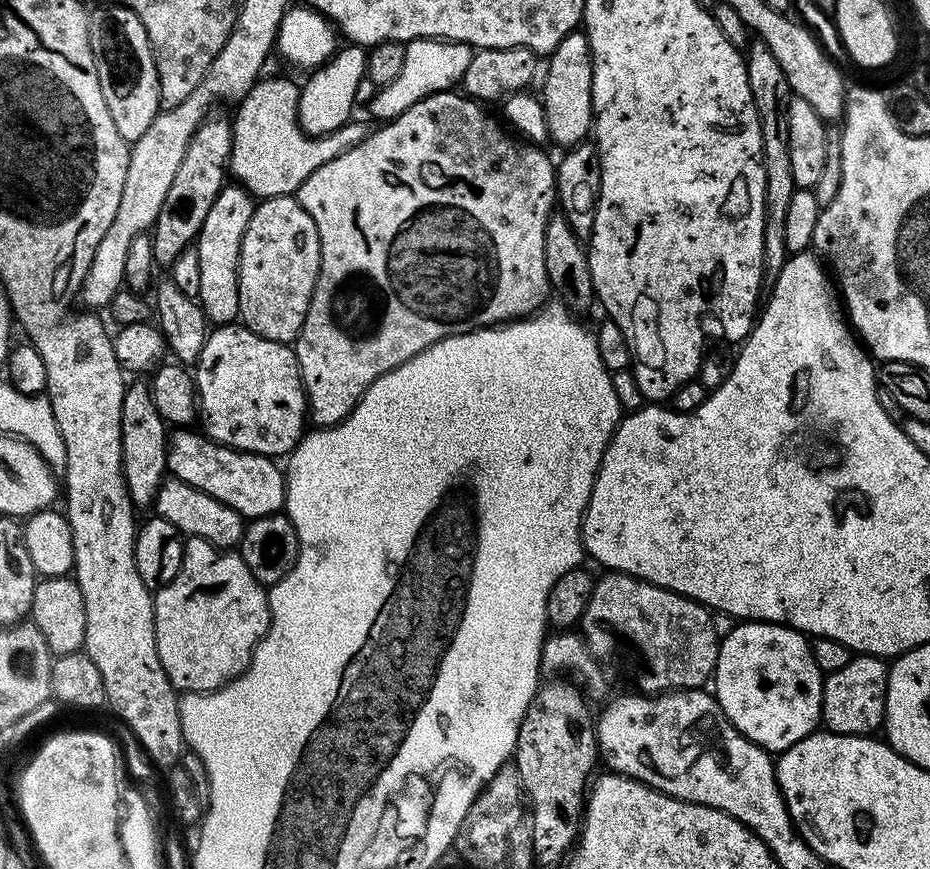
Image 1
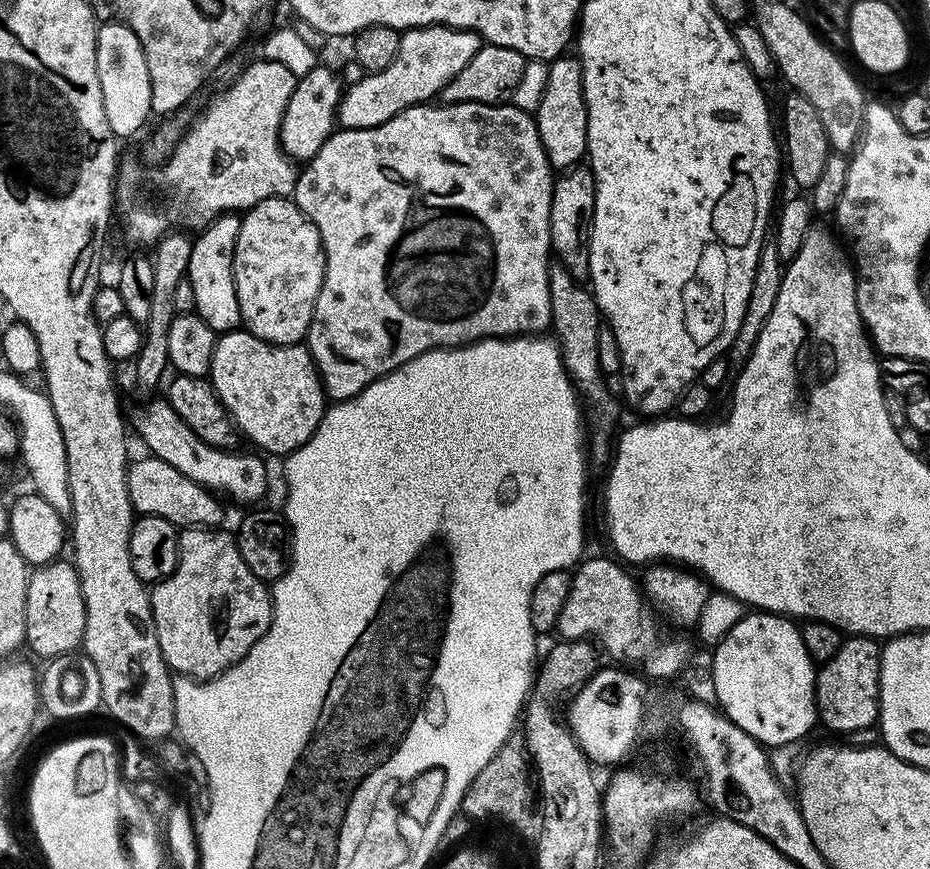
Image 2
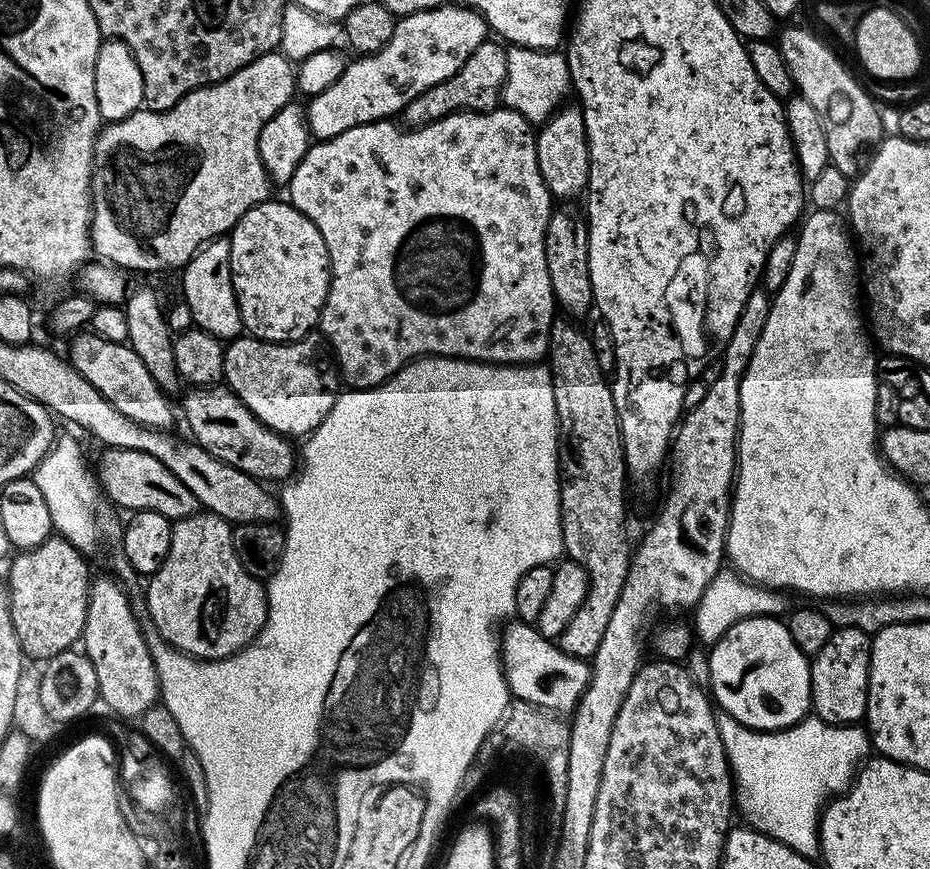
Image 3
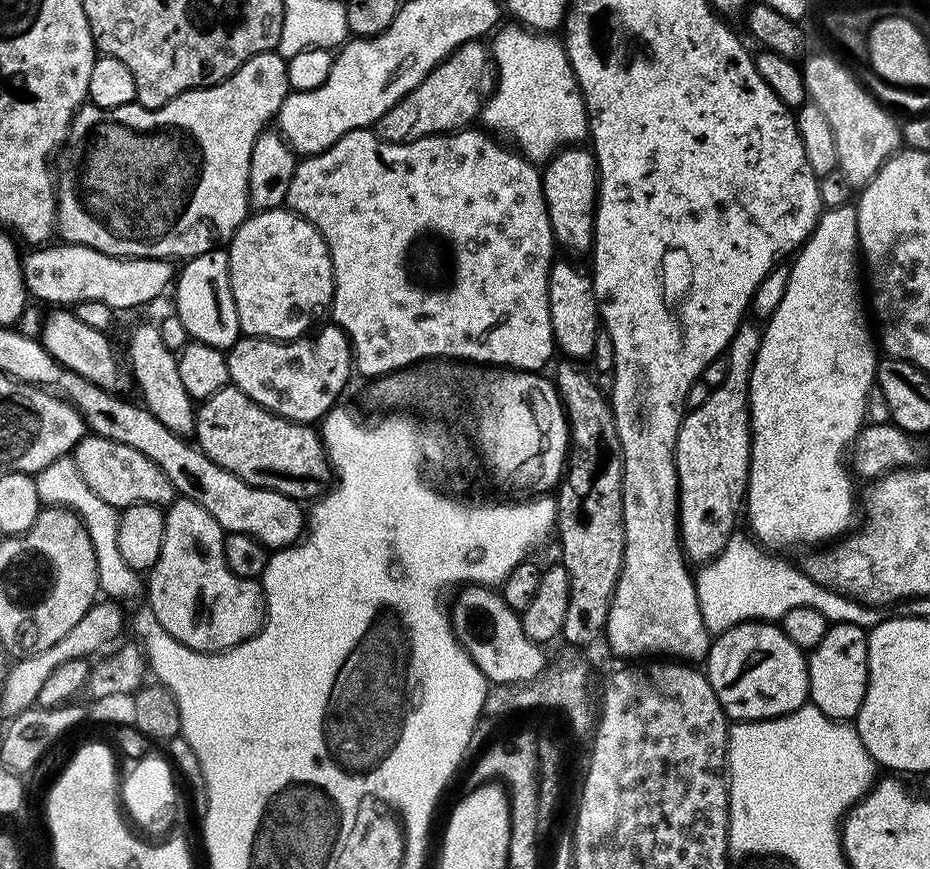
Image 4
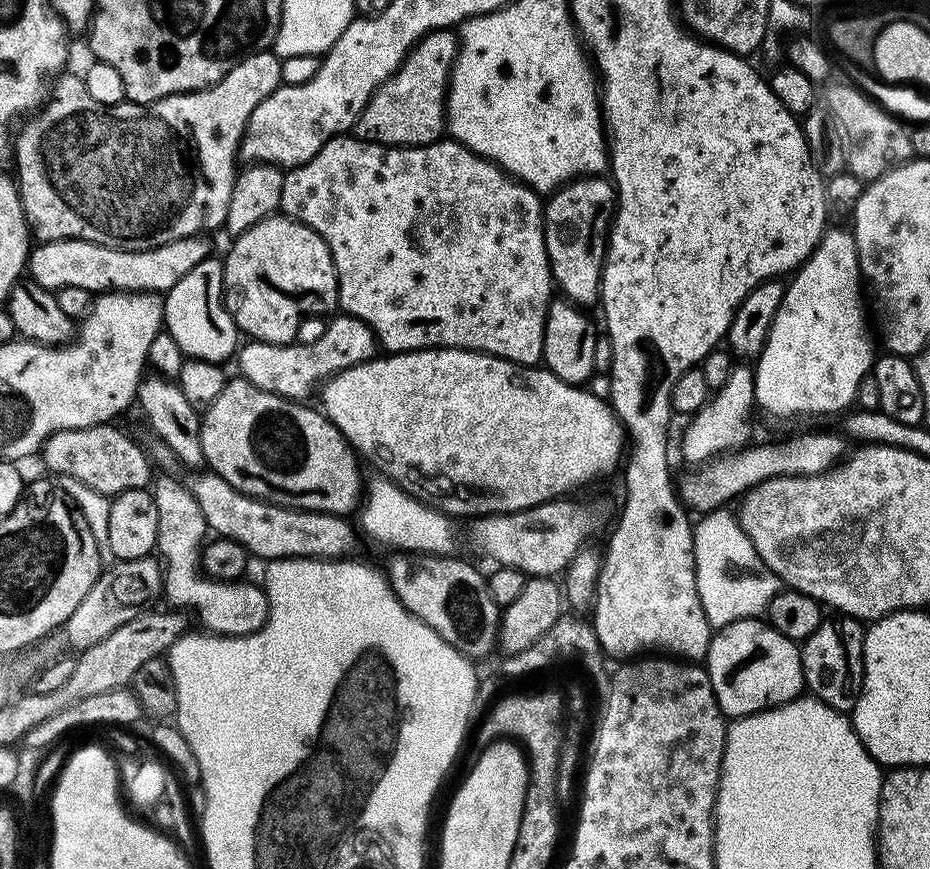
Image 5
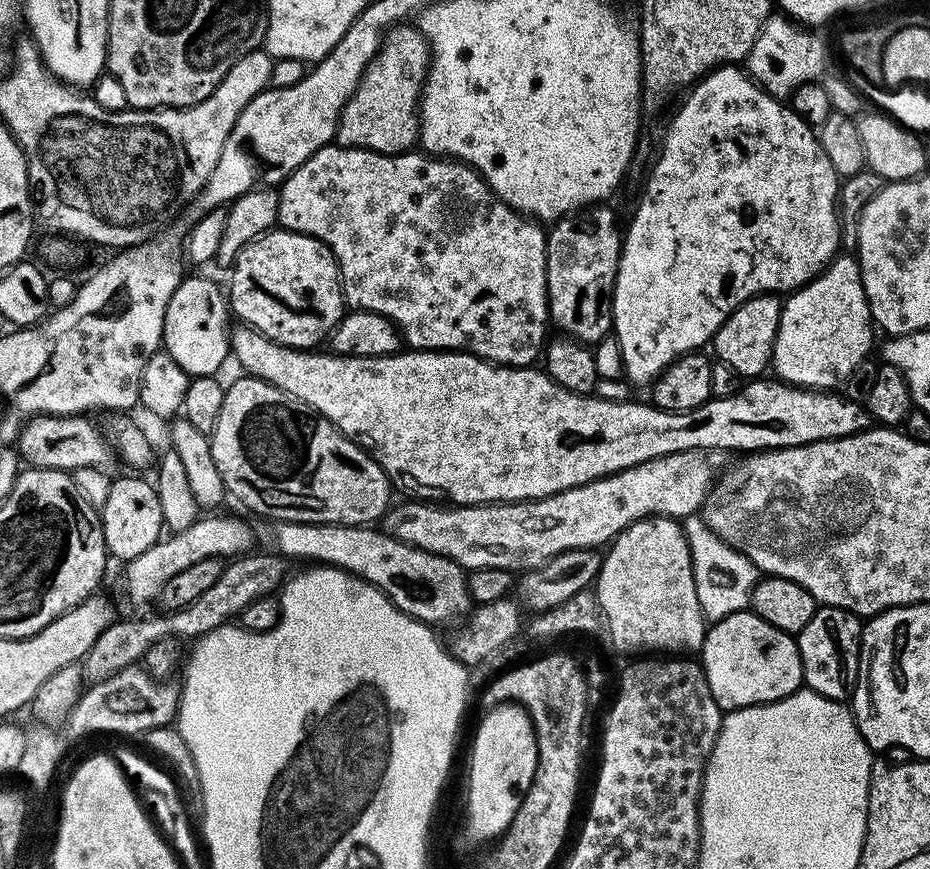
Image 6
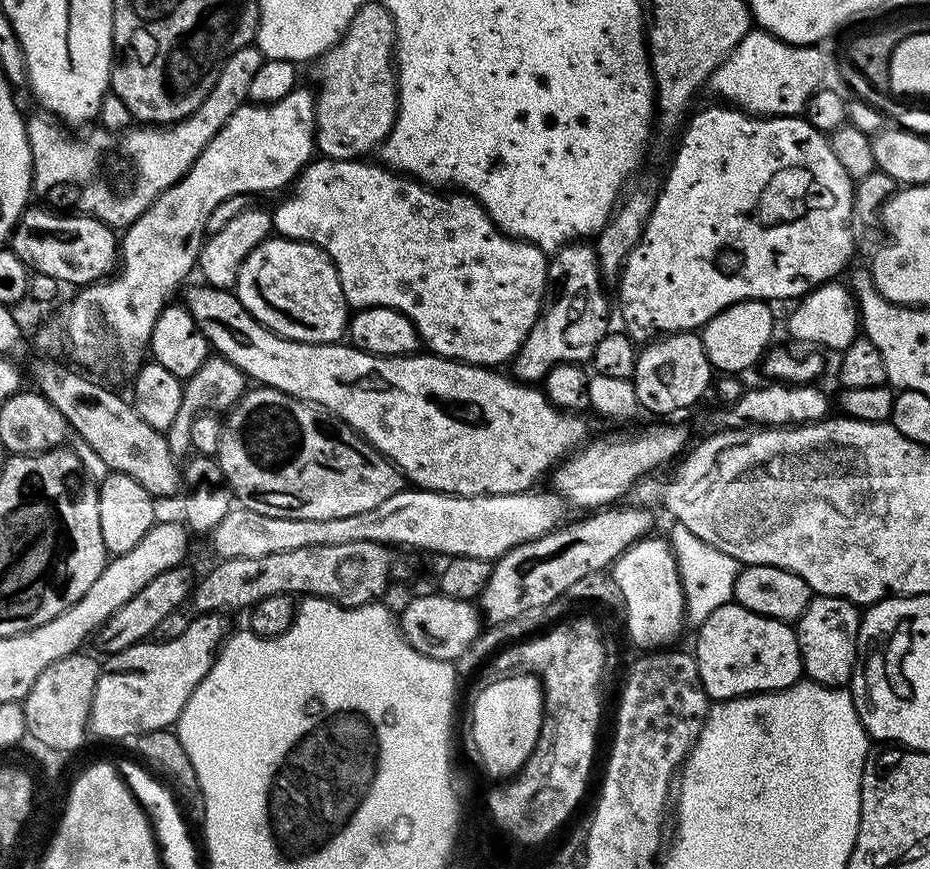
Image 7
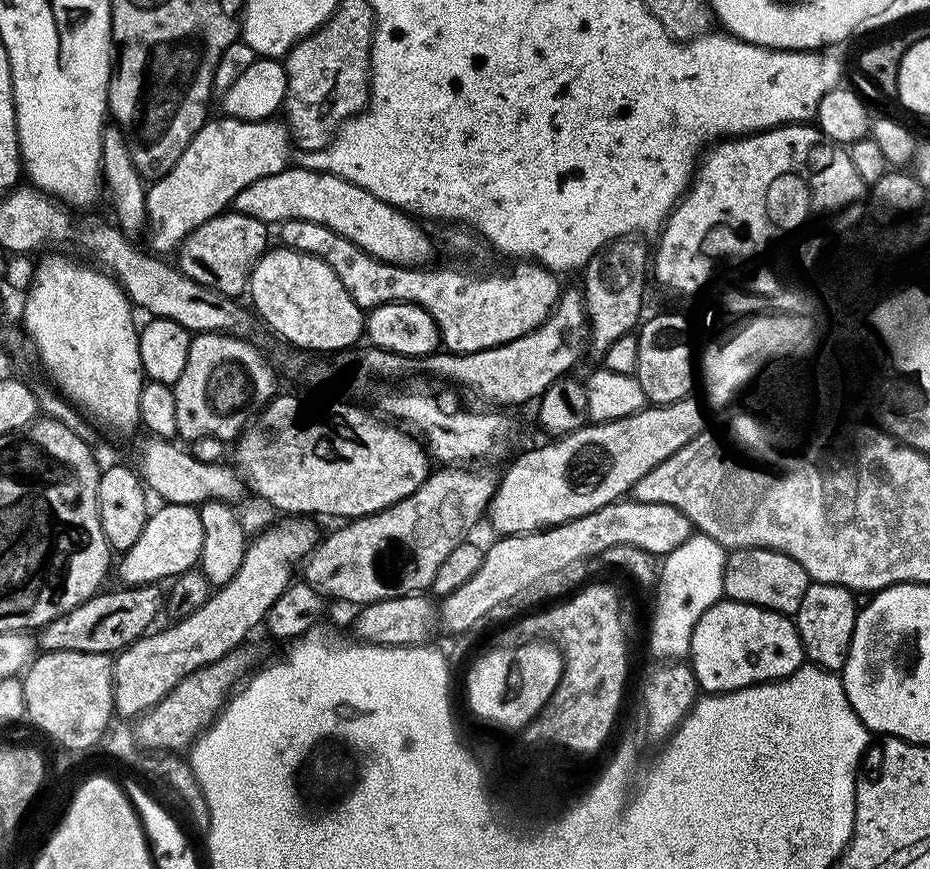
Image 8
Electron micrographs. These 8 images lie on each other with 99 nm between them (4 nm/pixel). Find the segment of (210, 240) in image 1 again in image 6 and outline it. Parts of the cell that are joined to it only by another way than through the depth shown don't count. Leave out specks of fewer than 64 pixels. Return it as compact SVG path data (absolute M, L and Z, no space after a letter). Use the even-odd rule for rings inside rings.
M190 276L181 279L178 290L174 290L166 306L162 348L170 354L170 358L174 358L174 362L178 362L178 366L182 366L182 370L188 372L189 377L216 376L224 359L229 359L230 356L230 304L226 299L225 289L223 292L214 281L207 280L204 276Z

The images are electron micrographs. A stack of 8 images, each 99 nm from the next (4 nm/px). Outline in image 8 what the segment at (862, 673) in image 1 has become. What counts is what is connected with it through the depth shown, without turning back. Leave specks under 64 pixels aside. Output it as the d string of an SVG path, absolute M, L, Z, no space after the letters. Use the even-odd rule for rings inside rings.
M809 583L806 598L802 598L802 606L798 606L794 613L794 623L804 647L804 655L816 667L835 673L843 669L850 642L854 638L858 611L855 599L857 597L851 588L843 588L837 584Z

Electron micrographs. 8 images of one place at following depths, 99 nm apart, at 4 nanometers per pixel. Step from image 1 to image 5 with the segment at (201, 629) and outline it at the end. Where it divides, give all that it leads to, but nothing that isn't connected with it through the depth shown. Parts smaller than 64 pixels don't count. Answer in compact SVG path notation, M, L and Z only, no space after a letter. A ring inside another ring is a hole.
M172 474L160 475L155 477L150 491L154 502L158 502L156 552L162 561L164 573L163 599L165 601L168 599L173 609L196 612L201 626L204 627L201 629L209 633L218 636L254 634L268 623L267 591L259 583L256 583L257 585L248 584L249 582L224 584L221 580L210 580L205 577L200 553L210 529L202 514L202 506L198 506L194 494L183 479L175 480Z

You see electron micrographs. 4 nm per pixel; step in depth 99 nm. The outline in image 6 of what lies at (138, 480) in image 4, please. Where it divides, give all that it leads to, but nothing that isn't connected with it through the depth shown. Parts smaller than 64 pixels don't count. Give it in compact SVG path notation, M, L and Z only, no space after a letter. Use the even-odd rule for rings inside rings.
M87 415L36 416L29 420L18 437L18 455L25 465L33 468L57 468L73 473L77 468L111 469L114 453L105 433L91 424Z

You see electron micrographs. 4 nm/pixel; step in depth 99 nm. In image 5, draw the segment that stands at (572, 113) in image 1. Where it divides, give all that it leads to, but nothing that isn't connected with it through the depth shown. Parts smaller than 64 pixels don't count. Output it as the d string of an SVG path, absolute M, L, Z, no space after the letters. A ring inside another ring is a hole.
M604 174L578 176L557 188L544 204L544 241L552 278L563 299L588 310L600 298L600 279L604 273L604 254L612 227L616 189Z

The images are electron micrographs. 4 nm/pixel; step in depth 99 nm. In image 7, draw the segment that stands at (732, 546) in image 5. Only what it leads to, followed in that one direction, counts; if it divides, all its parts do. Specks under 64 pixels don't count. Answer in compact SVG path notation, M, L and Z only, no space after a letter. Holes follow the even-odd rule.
M673 523L671 527L670 543L684 591L684 611L689 621L703 622L706 618L710 618L710 614L714 614L714 610L718 610L718 606L732 600L734 582L741 565L737 564L734 558L730 558L730 554L714 550L710 542L702 542L698 534L690 534L686 526Z

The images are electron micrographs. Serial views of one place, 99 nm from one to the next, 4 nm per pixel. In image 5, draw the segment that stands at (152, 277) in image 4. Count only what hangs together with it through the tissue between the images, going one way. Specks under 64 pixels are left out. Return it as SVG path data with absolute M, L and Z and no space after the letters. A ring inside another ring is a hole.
M201 234L190 238L178 238L178 242L166 242L166 246L158 246L150 250L122 250L102 246L85 240L46 240L36 245L30 252L30 276L37 284L49 290L59 290L66 286L82 286L82 290L90 290L93 294L102 292L154 292L166 294L175 284L182 282L198 262L209 259L213 255L212 244L207 235Z

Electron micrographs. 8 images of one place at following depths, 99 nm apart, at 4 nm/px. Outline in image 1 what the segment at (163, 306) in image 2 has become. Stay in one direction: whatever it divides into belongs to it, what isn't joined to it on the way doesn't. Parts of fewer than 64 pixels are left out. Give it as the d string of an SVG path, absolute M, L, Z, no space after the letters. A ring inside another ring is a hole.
M209 115L198 126L186 150L186 158L182 158L182 166L178 166L178 174L174 174L174 182L170 182L170 194L166 194L166 202L151 229L157 265L171 266L183 252L195 245L202 222L206 222L206 214L210 214L210 206L214 206L214 198L218 198L220 191L226 187L227 180L224 179L230 176L228 159L232 153L232 120L216 115ZM144 378L127 385L122 402L122 470L126 478L128 493L137 509L151 509L156 503L156 495L168 472L169 429L154 406L152 389Z

